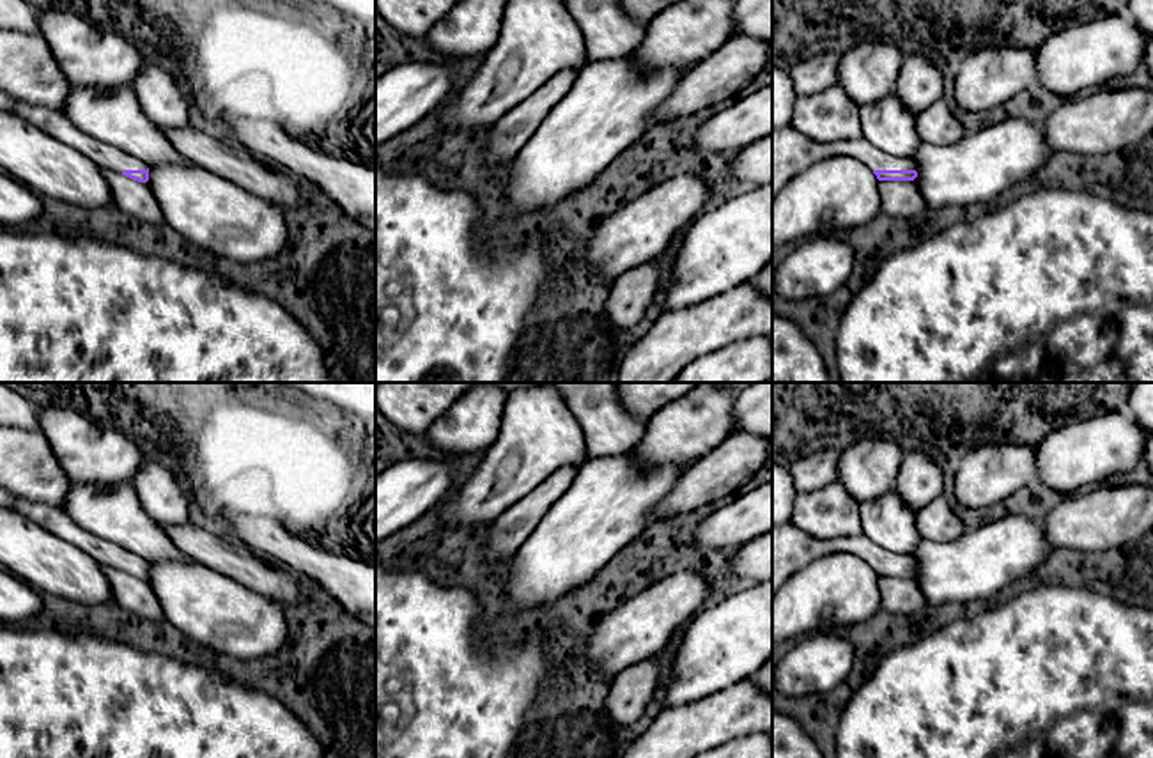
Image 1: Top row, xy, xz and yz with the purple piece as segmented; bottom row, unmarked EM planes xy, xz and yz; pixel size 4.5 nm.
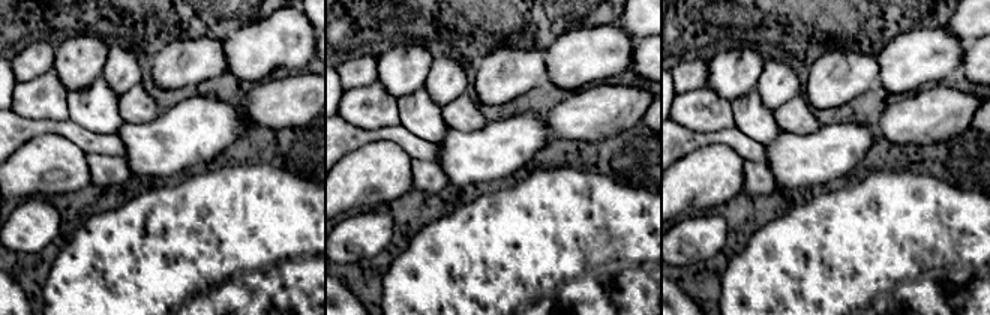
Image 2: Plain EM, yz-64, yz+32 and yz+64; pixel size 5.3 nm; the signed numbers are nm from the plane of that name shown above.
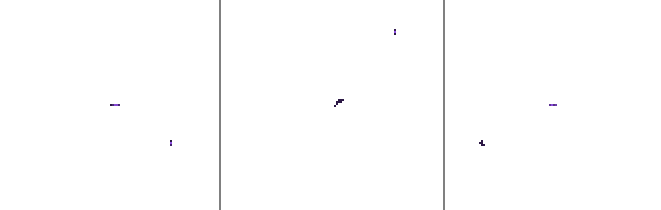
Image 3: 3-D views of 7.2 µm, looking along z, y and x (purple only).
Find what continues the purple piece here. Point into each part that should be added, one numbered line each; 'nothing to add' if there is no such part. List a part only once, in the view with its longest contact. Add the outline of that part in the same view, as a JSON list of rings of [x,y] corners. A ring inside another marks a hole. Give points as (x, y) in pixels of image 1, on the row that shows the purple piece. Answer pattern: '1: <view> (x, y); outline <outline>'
1: yz (792, 153); outline [[[788,124],[772,128],[772,202],[795,175],[834,156],[850,156],[870,170],[917,170],[912,156],[886,154],[863,136],[855,140],[815,142]]]

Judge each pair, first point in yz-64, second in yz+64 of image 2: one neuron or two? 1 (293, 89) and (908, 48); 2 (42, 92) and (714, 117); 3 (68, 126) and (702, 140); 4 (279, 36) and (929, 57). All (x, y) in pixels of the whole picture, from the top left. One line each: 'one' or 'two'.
1: two
2: one
3: one
4: one

